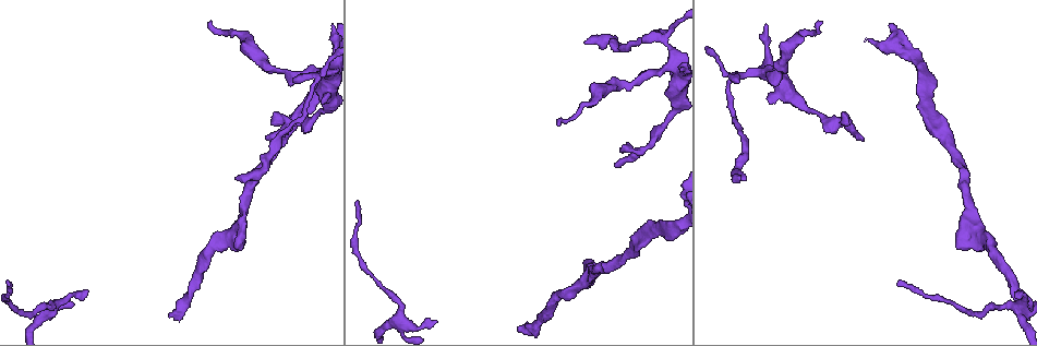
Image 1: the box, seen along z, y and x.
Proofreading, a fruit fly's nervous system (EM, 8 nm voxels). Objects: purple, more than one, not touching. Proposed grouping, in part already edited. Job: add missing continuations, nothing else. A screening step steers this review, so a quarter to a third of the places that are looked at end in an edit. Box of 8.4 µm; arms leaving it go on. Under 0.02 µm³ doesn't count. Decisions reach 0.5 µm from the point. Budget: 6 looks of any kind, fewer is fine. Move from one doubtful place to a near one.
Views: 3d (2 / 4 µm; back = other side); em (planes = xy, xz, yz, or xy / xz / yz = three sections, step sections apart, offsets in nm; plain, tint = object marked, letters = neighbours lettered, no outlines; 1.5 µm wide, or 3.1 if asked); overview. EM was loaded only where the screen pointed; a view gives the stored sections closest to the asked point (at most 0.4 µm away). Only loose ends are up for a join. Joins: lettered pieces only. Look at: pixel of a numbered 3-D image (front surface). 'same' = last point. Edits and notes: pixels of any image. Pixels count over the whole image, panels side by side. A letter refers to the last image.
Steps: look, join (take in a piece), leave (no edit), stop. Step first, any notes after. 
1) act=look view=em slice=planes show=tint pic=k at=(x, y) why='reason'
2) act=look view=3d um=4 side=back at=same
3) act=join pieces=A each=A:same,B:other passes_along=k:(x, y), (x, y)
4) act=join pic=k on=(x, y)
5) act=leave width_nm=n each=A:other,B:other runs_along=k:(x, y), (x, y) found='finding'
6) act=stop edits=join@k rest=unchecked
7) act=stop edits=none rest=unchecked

act=look view=3d um=4 pic=1 at=(237, 180) why='free end'

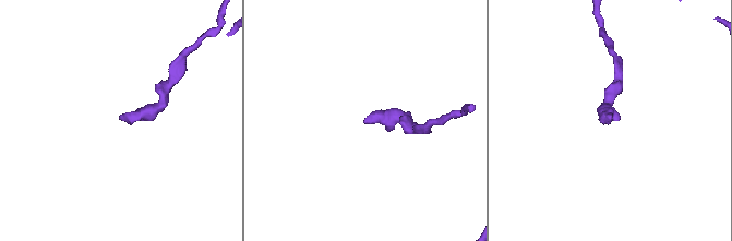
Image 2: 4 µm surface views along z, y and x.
act=look view=em slice=yz step=4 show=letters pic=2 at=(363, 122)

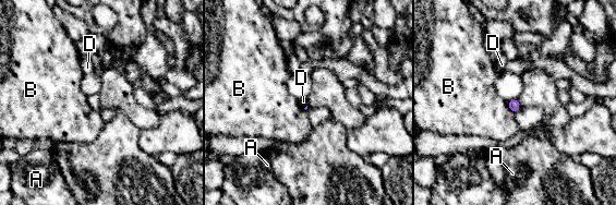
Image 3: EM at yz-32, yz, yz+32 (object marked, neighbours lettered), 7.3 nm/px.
act=look view=em slice=planes show=letters at=same

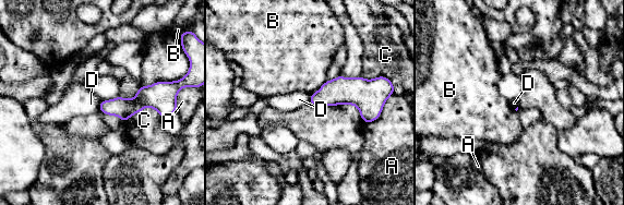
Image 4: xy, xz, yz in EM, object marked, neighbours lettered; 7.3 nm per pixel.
act=leave each=A:other,B:other,C:other,D:other runs_along=4:(166, 98), (103, 108) found='none of them fits'

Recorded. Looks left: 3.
act=look view=3d um=4 pic=1 at=(210, 20) why='end of a long branch'

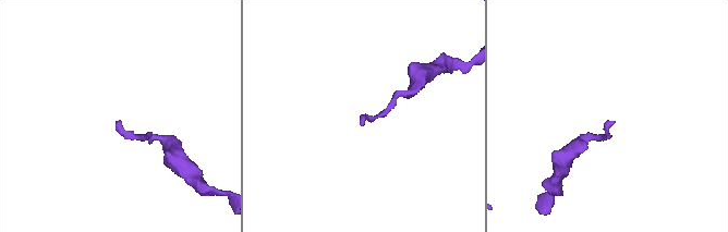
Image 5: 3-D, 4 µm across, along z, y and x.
act=look view=em slice=planes show=tint pic=5 at=(363, 123) why='now the EM'

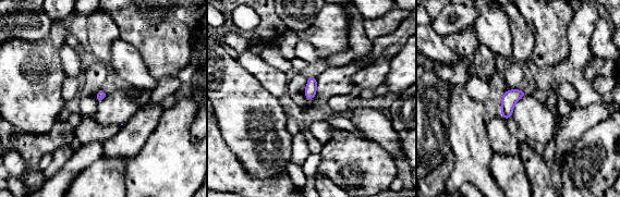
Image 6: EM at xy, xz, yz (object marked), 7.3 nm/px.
act=look view=em slice=planes show=letters at=same why='what lies round it'

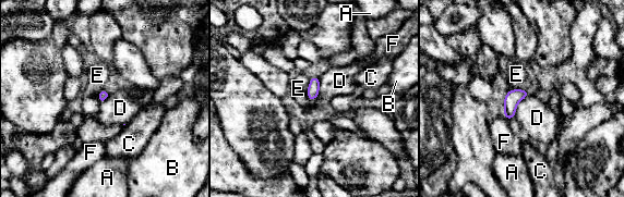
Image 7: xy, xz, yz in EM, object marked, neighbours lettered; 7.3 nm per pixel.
act=leave width_nm=70 each=A:other,B:other,C:other,D:other,E:other,F:other border=7:(320, 78), (319, 95), (310, 100) found='none of them fits'

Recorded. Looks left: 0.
act=stop edits=none rest=unchecked

